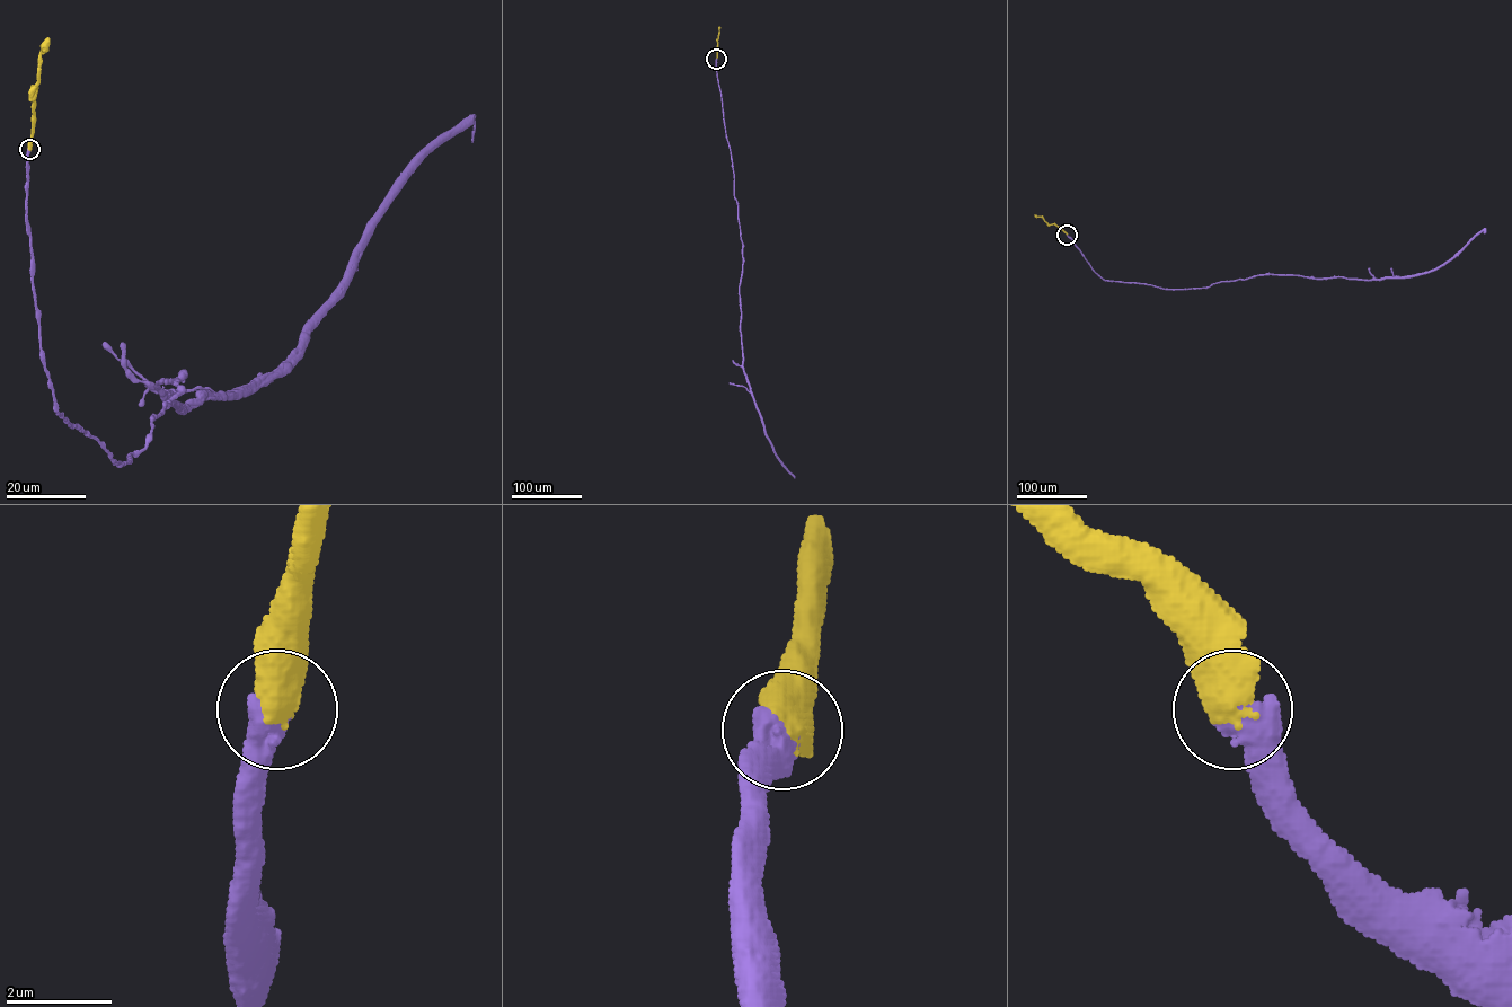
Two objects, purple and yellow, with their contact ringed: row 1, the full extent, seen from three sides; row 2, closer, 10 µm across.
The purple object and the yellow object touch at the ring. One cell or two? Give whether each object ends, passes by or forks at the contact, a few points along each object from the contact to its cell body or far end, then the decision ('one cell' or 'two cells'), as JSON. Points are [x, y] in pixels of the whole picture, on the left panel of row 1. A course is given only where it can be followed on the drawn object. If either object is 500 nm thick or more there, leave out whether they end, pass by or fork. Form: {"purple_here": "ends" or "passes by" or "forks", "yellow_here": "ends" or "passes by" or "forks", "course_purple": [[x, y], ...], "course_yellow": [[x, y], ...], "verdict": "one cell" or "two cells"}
{"course_purple": [[28, 149], [40, 346], [71, 424], [126, 464], [179, 378], [159, 383], [179, 411], [285, 367]], "course_yellow": [[29, 149], [35, 91], [32, 95], [37, 80], [38, 55], [47, 37]], "verdict": "one cell"}

